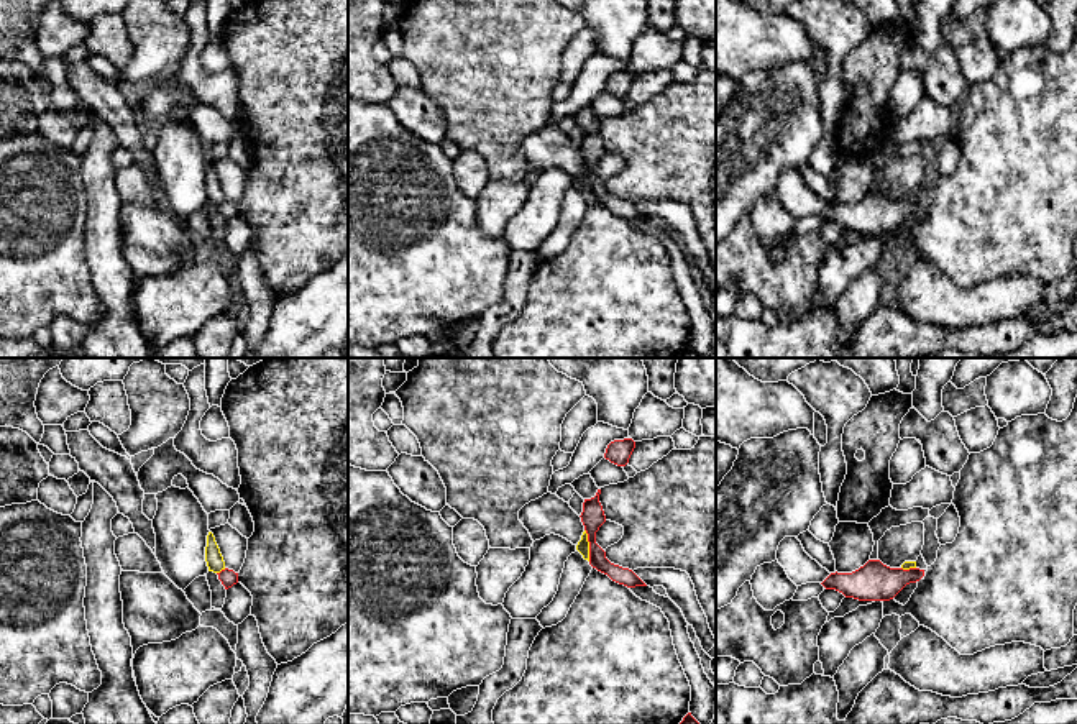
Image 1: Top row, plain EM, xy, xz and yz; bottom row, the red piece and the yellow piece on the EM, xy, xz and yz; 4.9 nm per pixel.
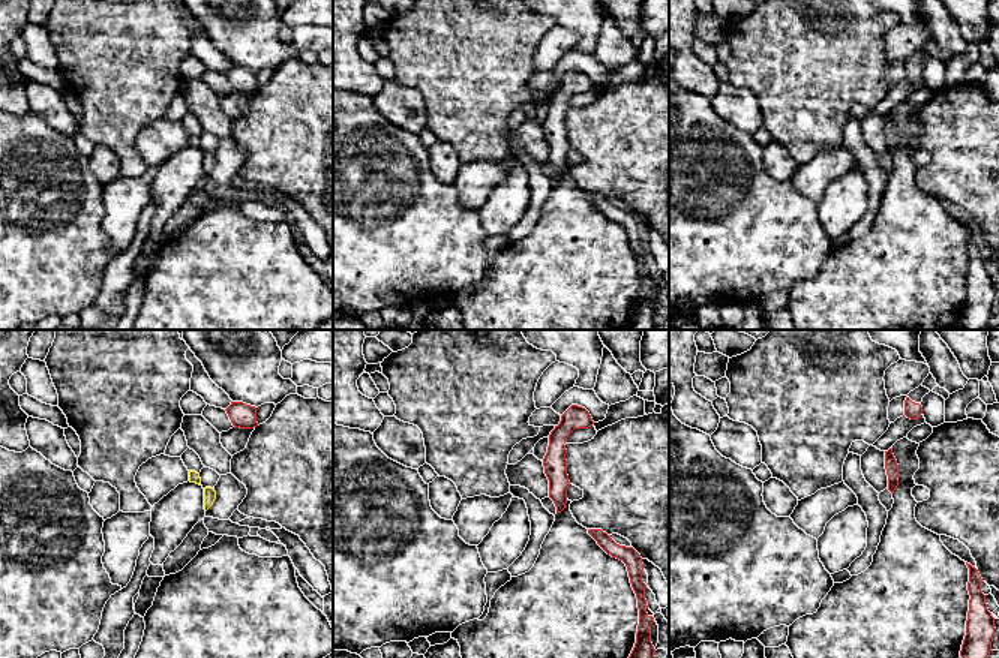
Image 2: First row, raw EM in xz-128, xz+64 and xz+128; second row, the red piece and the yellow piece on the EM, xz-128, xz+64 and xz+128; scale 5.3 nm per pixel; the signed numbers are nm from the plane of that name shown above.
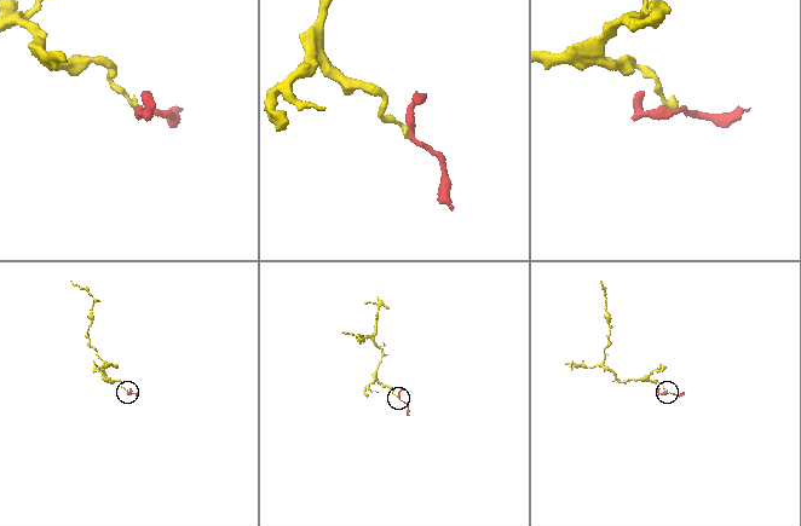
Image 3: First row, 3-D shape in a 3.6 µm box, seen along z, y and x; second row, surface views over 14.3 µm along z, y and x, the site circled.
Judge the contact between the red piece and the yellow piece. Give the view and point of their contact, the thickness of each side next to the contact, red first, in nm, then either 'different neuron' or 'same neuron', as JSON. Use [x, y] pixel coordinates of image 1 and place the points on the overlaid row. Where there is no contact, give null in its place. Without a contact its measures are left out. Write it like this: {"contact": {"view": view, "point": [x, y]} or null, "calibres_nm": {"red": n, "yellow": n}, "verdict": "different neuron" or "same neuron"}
{"contact": {"view": "xz", "point": [590, 545]}, "calibres_nm": {"red": 110, "yellow": 60}, "verdict": "different neuron"}

